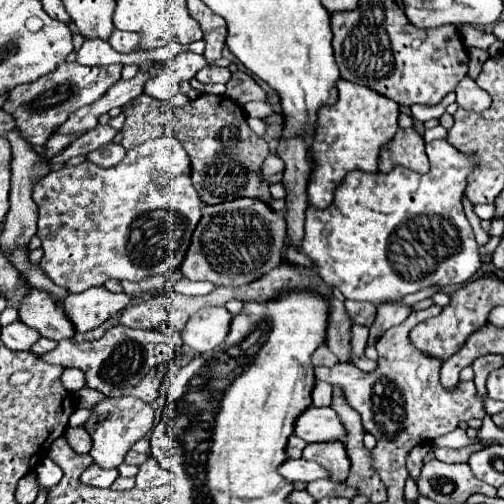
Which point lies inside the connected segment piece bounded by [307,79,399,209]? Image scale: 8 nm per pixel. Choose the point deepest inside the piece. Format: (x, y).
(351, 133)

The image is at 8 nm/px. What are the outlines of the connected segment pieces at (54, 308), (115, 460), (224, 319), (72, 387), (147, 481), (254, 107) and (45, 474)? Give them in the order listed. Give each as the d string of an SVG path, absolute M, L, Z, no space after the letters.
M31 287L27 297L23 297L23 303L19 305L19 319L39 331L41 337L51 337L61 341L63 337L73 337L75 329L71 327L71 321L65 319L65 313L59 305L59 301L41 289Z
M105 397L105 399L101 399L97 405L91 407L91 417L83 425L93 441L89 455L103 469L119 467L123 463L127 451L151 431L153 419L155 419L153 407L137 397L113 397L113 399Z
M201 307L195 315L189 317L181 335L183 341L189 343L189 347L195 351L195 355L199 355L223 343L229 323L231 313L225 307Z
M65 369L63 371L63 387L69 393L77 393L79 389L83 389L85 387L83 371L79 371L79 369Z
M147 459L141 467L139 473L135 477L137 481L137 489L151 489L151 487L159 487L171 481L171 473L165 471L163 467L159 467L159 463L155 463L153 459Z
M253 101L253 103L247 103L243 109L245 109L245 113L247 113L249 117L259 117L259 119L269 117L269 115L273 113L273 111L271 111L271 105L265 103L265 101Z
M43 459L43 461L37 465L35 473L37 473L39 483L41 483L45 489L49 489L49 487L53 487L55 483L59 483L59 479L61 479L61 475L63 475L63 473L61 473L61 467L55 465L51 459Z

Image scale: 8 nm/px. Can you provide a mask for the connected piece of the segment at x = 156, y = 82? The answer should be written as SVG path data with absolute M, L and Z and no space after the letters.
M179 53L155 79L147 81L145 95L159 99L159 101L173 101L175 95L181 93L181 83L191 81L199 69L207 65L203 55L195 53Z

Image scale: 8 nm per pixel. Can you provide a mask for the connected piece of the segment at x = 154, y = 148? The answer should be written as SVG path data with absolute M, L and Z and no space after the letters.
M163 135L159 139L151 139L147 143L141 143L137 145L135 149L127 151L127 155L123 157L123 161L119 165L113 165L113 167L99 167L91 161L83 161L79 165L65 165L57 171L49 171L45 177L39 179L39 183L33 185L33 201L37 203L39 207L39 229L37 229L37 237L41 239L41 249L43 249L43 259L39 263L41 271L59 287L67 289L69 293L81 293L85 289L91 289L91 287L99 287L99 285L105 285L107 279L129 279L129 281L139 281L143 277L149 277L149 275L167 275L171 269L177 269L179 263L183 261L183 255L187 253L187 247L189 247L189 241L191 241L191 235L201 219L201 199L197 195L197 191L193 189L191 185L191 169L189 169L189 159L187 159L187 153L183 149L183 145L179 143L179 139L175 139L173 135Z

